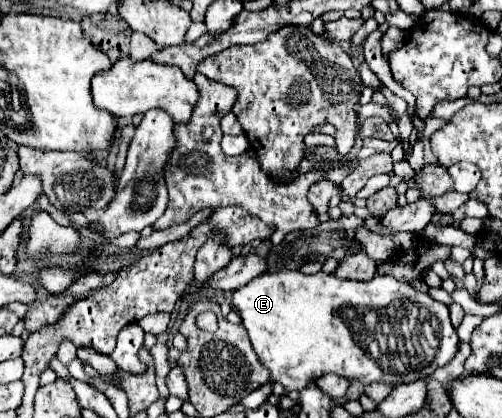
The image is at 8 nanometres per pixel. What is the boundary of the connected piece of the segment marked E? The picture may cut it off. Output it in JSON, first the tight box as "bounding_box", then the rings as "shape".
{"bounding_box":[233,271,459,391],"shape":[[[275,271],[275,273],[263,273],[259,277],[255,277],[253,281],[249,281],[245,287],[239,287],[233,291],[233,311],[239,313],[243,327],[247,329],[253,349],[259,357],[259,361],[271,371],[271,381],[279,381],[281,385],[285,385],[287,391],[301,391],[309,381],[319,379],[325,373],[335,373],[341,377],[347,377],[349,381],[361,381],[363,385],[369,385],[373,381],[383,381],[387,385],[397,385],[397,383],[411,383],[421,379],[421,373],[433,373],[437,367],[443,367],[445,363],[449,363],[455,357],[457,345],[459,345],[459,337],[457,331],[453,329],[451,321],[449,321],[449,307],[431,299],[429,293],[423,291],[415,291],[411,285],[397,281],[393,275],[375,275],[371,281],[349,281],[349,279],[339,279],[335,275],[327,275],[327,273],[313,273],[313,275],[305,275],[301,271]]]}

